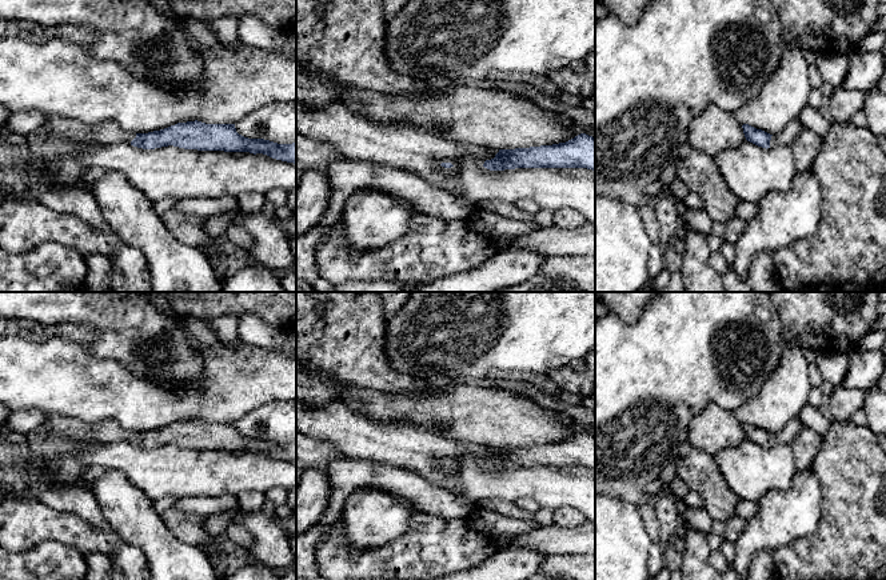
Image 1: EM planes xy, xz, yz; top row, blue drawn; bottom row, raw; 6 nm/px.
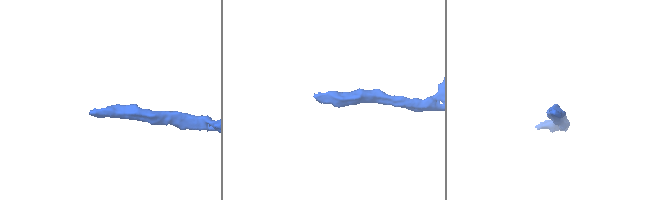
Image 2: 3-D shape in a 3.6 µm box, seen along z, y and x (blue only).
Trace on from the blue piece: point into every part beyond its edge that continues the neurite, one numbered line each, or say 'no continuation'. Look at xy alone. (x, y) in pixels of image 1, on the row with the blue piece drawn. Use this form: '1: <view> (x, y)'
1: xy (108, 132)

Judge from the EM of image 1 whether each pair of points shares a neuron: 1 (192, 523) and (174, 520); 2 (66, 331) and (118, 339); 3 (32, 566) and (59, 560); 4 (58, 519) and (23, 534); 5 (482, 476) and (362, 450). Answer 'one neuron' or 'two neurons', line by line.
1: one neuron
2: two neurons
3: one neuron
4: one neuron
5: one neuron

